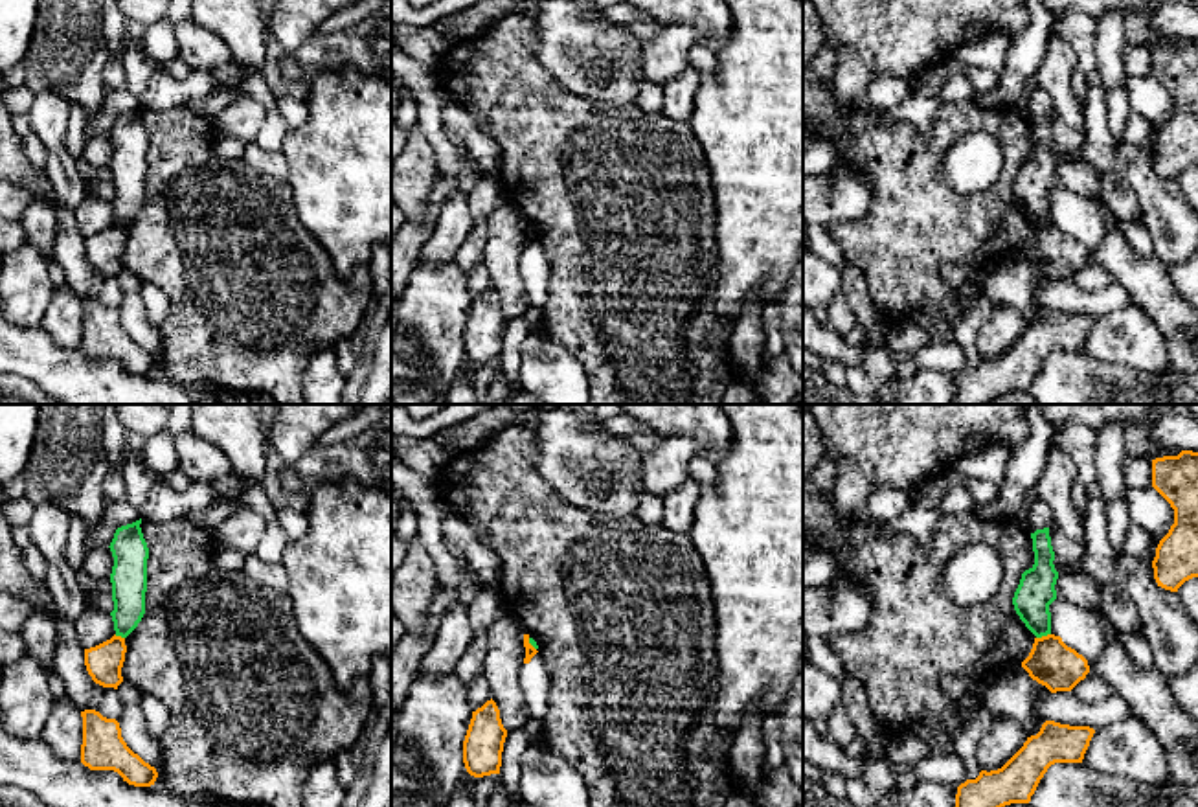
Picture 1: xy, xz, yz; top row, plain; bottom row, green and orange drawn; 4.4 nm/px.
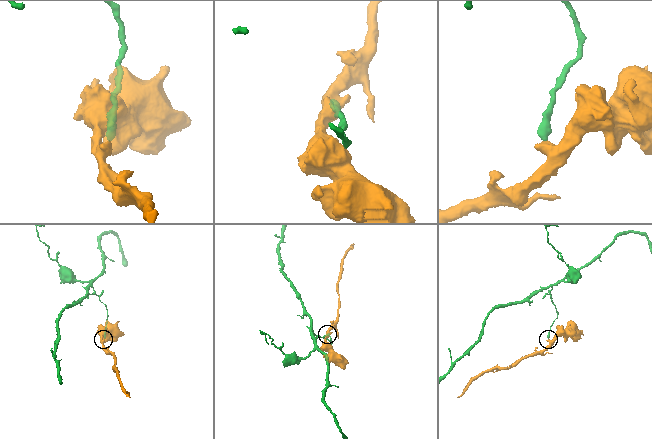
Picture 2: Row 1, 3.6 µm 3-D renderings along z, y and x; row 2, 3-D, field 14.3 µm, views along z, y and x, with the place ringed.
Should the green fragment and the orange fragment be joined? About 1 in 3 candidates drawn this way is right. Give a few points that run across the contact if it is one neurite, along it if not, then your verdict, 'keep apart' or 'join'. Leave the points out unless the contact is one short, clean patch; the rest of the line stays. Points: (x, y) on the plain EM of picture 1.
yz (1050, 221), (1037, 227) | keep apart

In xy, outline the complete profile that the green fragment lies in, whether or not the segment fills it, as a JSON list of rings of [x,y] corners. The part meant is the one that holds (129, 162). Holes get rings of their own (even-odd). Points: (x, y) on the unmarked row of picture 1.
[[[141,107],[116,118],[110,131],[114,154],[110,162],[116,224],[127,226],[145,202],[149,136],[141,121]]]

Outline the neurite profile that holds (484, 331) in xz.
[[[491,287],[472,300],[463,329],[463,351],[467,360],[474,366],[500,362],[505,325],[507,318],[502,313],[500,298]]]

